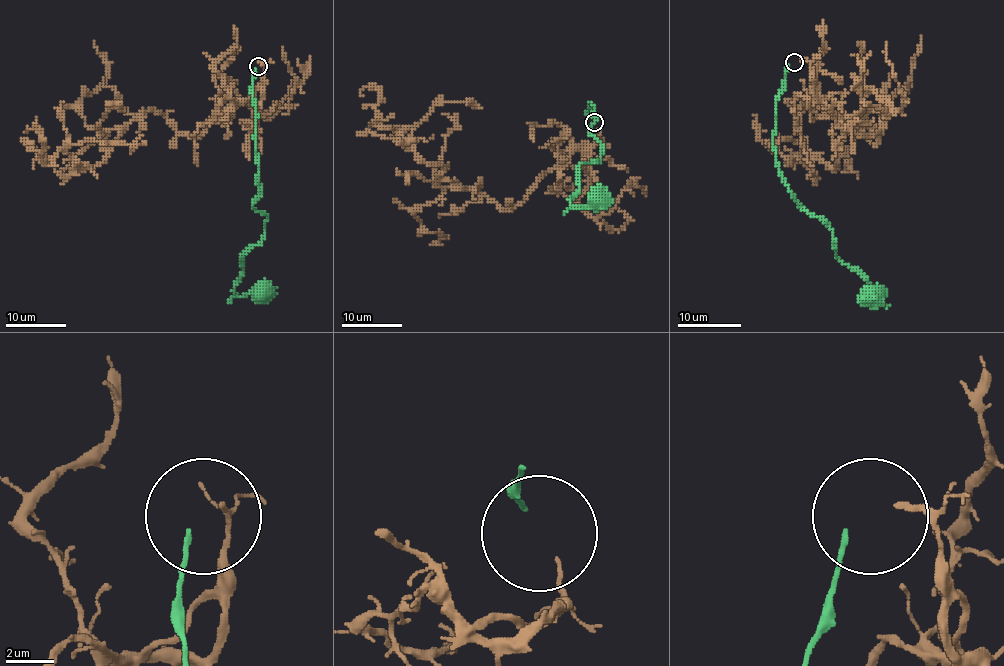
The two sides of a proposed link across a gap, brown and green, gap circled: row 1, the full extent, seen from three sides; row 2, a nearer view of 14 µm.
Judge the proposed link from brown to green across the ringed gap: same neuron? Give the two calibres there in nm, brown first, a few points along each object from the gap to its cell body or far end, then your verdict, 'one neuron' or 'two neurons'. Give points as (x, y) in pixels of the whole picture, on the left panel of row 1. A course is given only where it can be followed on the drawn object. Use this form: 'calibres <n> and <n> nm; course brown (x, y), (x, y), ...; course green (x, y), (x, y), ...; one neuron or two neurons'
calibres 190 and 200 nm; course brown (262, 65), (264, 81), (201, 134), (147, 110), (89, 166), (60, 150), (48, 160), (37, 130), (26, 133); course green (254, 69), (259, 197), (253, 206), (267, 221), (264, 236), (242, 256), (235, 293), (264, 290); one neuron

